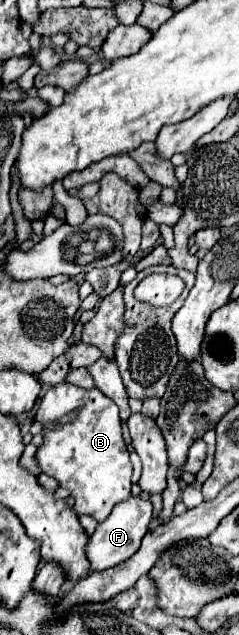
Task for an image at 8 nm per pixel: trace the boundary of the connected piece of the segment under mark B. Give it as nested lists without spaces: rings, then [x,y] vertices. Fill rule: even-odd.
[[[70,382],[50,388],[36,410],[36,420],[42,424],[42,444],[36,450],[36,464],[40,470],[58,480],[60,488],[70,490],[74,498],[74,512],[78,516],[92,516],[102,522],[114,504],[130,496],[132,464],[128,448],[120,432],[120,416],[116,404],[108,400],[98,388],[84,390]],[[80,408],[80,414],[70,424],[60,424],[60,418]]]

